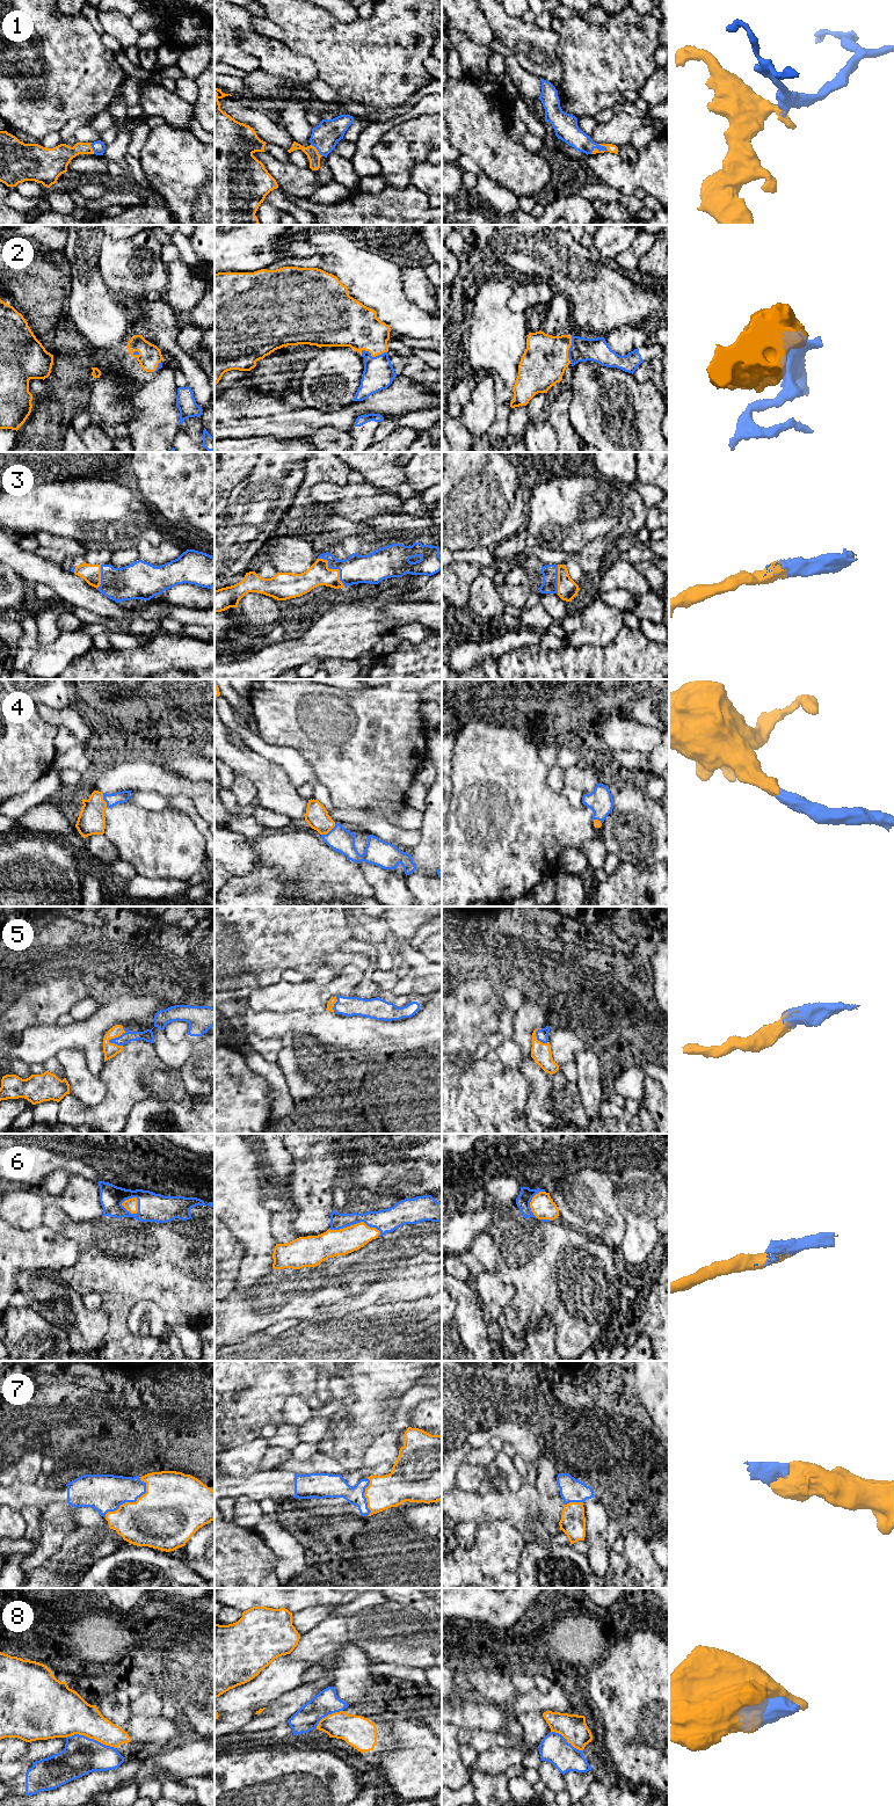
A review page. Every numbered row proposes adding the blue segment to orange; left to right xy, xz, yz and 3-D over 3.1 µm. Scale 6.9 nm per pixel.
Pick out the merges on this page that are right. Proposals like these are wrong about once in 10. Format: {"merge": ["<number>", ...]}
{"merge": ["1", "2", "3", "4", "5", "6", "7"]}

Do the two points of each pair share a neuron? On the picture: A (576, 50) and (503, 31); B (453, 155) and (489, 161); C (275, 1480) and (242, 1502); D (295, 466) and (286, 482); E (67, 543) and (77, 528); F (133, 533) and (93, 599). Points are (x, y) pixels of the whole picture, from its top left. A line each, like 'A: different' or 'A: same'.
A: different
B: different
C: different
D: same
E: different
F: different

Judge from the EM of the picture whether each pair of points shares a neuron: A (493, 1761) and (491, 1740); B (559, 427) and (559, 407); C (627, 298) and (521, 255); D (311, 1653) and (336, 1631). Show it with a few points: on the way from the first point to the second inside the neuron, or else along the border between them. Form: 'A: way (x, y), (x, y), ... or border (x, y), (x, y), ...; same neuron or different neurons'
A: border (514, 1741), (509, 1746), (491, 1747), (478, 1754); different neurons
B: way (559, 422), (559, 412); same neuron
C: way (601, 292), (586, 277), (576, 277), (547, 256); same neuron
D: way (317, 1647), (331, 1635); same neuron

